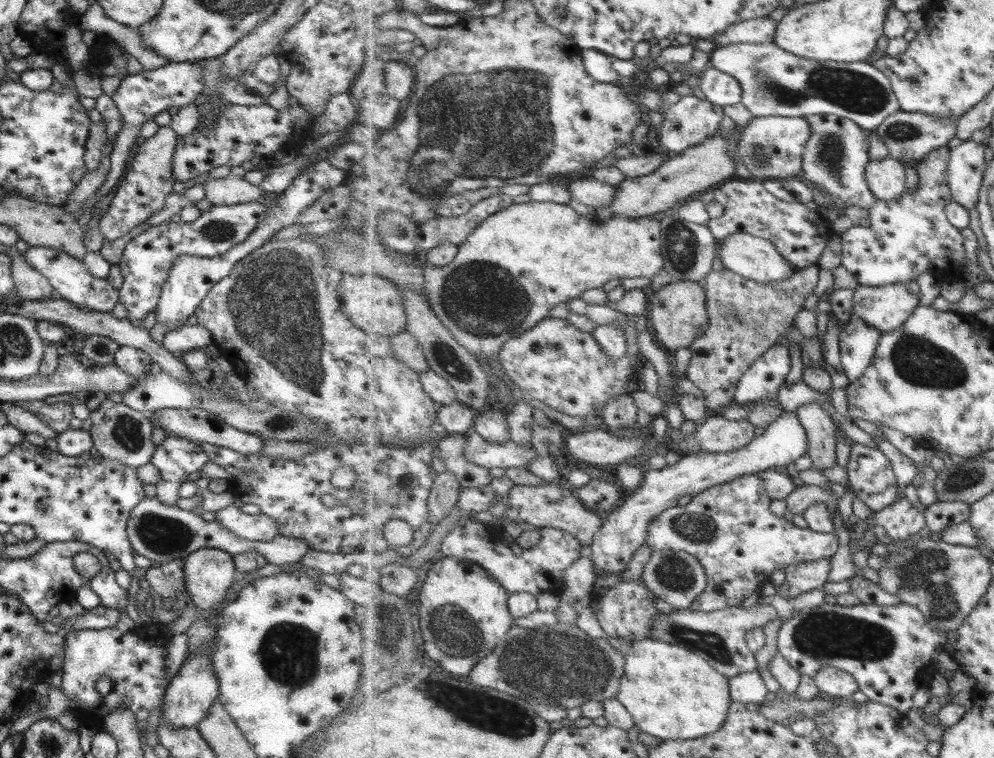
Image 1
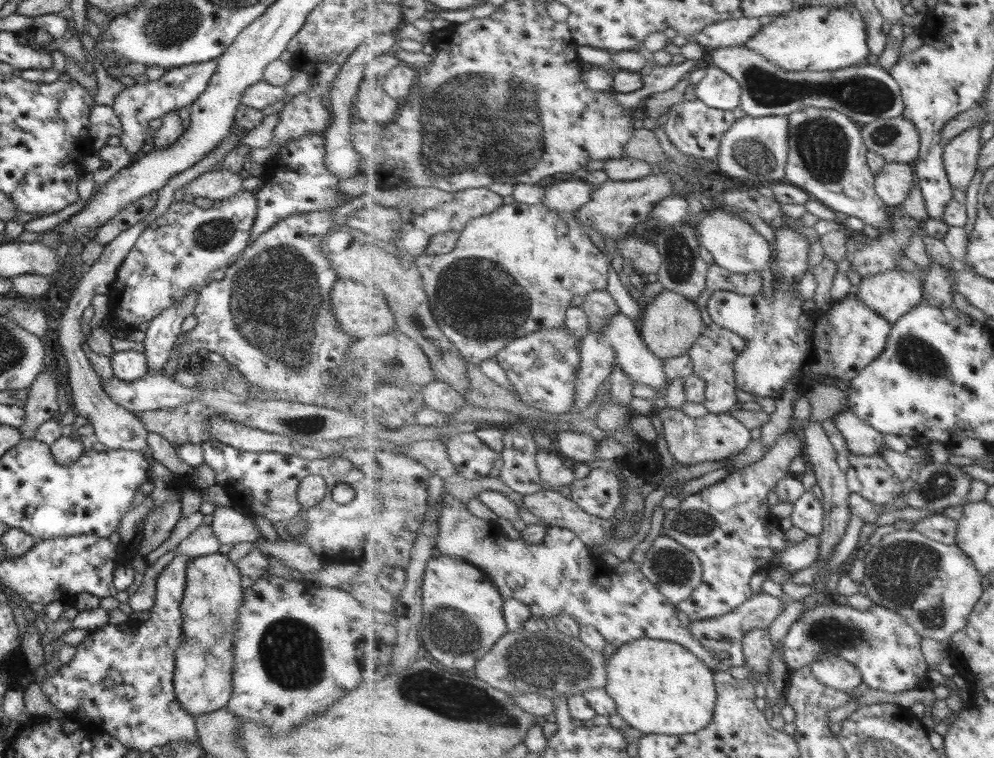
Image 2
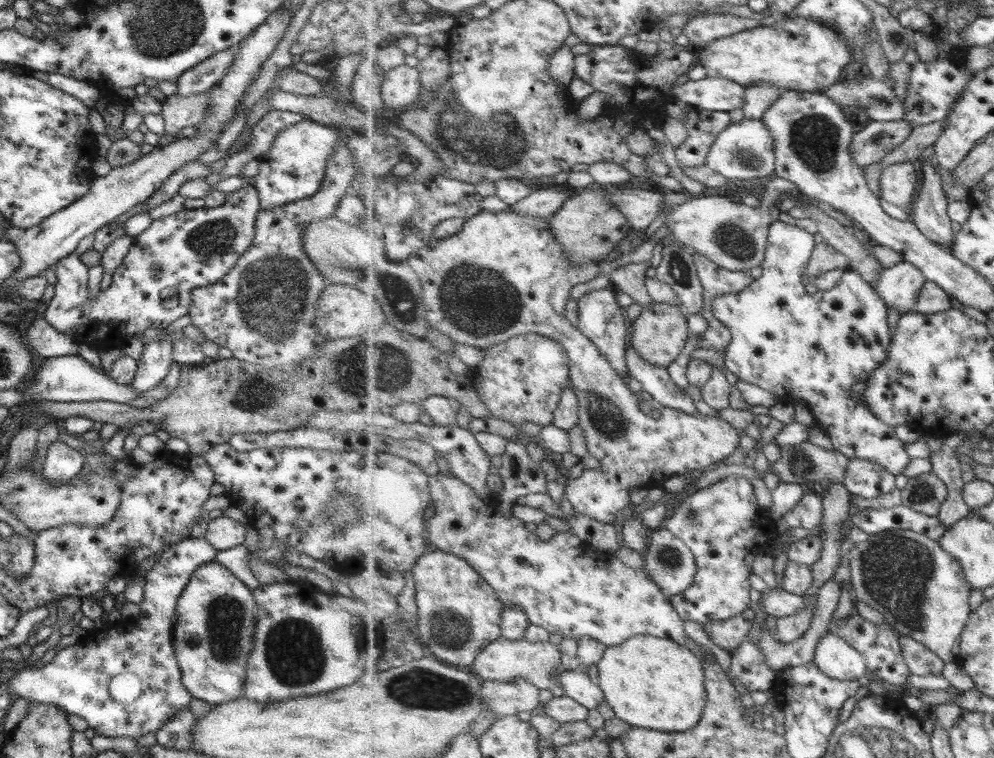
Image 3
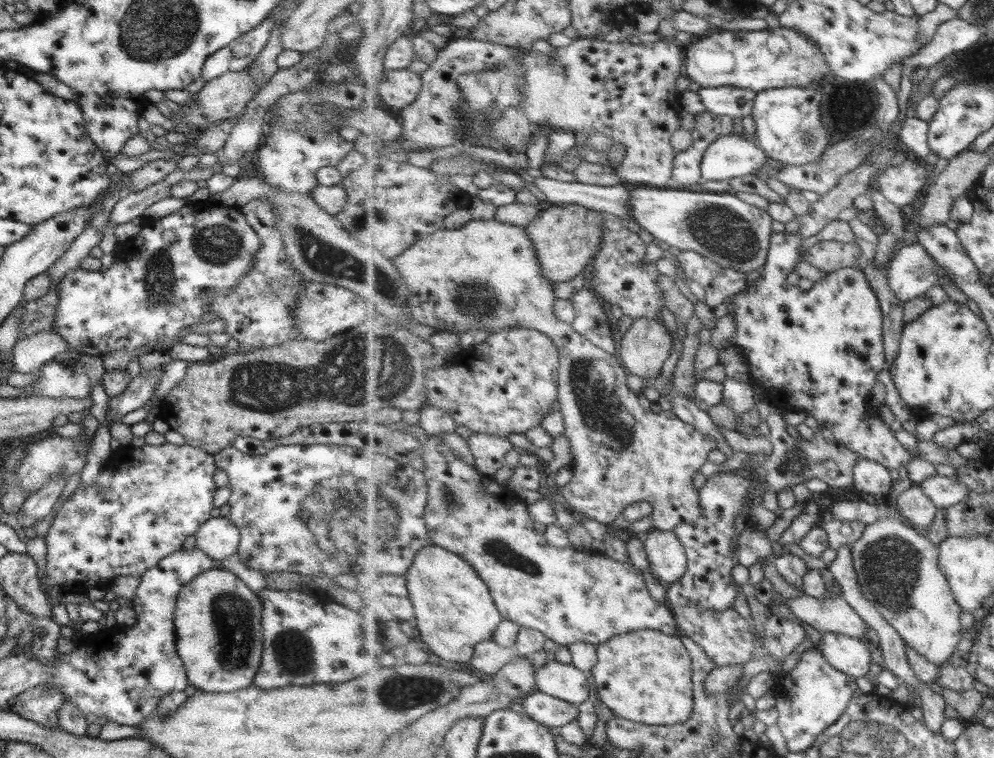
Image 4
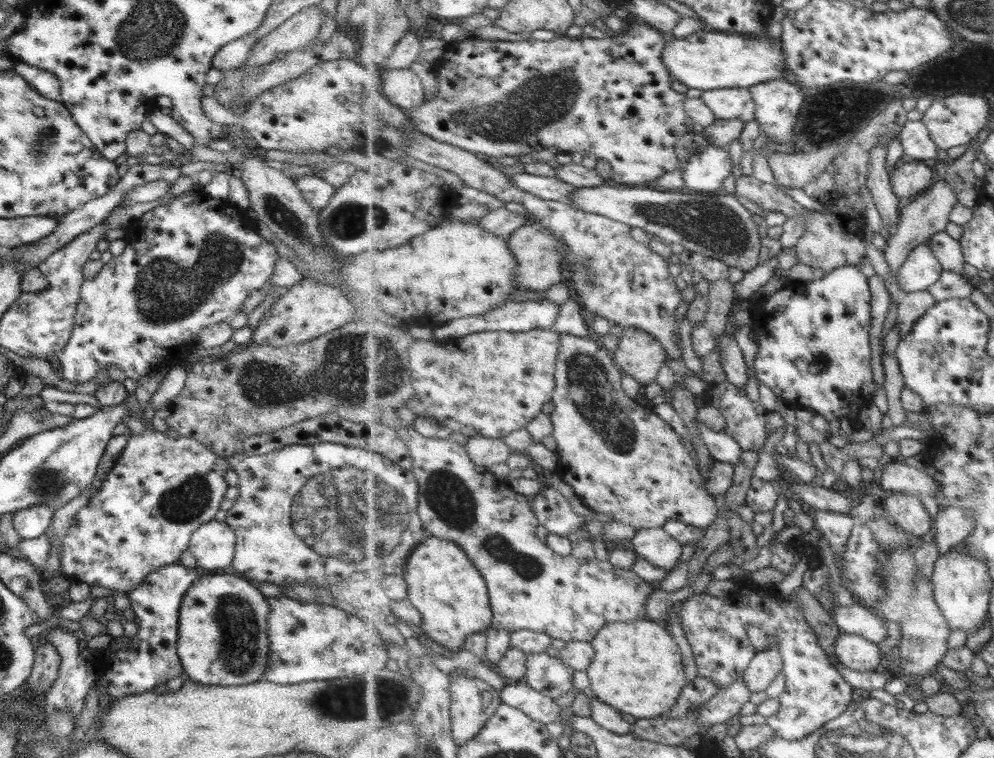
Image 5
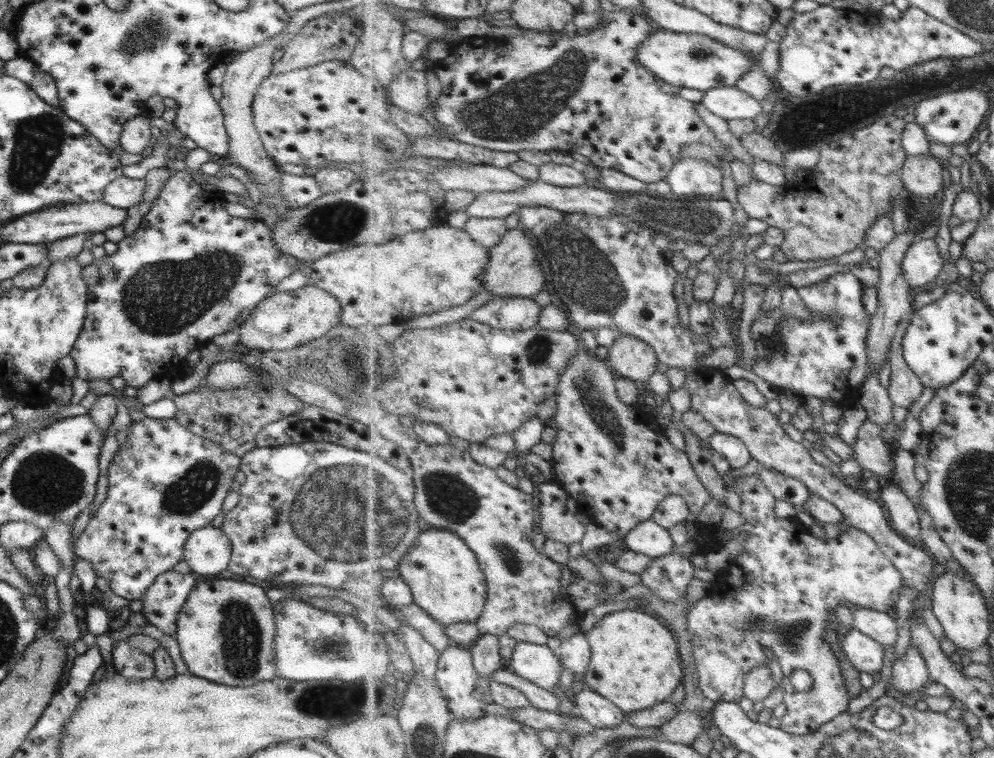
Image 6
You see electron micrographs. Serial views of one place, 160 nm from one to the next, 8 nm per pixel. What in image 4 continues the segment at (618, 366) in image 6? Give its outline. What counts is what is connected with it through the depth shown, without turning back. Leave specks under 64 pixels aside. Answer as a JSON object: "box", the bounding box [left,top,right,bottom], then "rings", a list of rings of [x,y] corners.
{"box":[617,318,671,379],"rings":[[[638,318],[619,338],[617,354],[629,373],[655,379],[669,360],[671,350],[671,334],[659,319]]]}

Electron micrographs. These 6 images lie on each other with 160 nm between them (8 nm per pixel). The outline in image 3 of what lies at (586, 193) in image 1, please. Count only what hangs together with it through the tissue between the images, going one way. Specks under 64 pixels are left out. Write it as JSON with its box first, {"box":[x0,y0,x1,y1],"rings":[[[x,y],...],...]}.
{"box":[509,187,575,221],"rings":[[[548,187],[532,192],[527,198],[509,206],[511,211],[517,211],[526,217],[537,217],[549,221],[563,208],[575,191],[567,187]]]}

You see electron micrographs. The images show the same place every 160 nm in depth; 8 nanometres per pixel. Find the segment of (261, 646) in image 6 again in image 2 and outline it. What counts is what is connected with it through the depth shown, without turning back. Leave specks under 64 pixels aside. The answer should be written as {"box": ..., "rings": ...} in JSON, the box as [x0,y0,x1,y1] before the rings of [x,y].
{"box":[173,553,243,716],"rings":[[[215,553],[187,560],[182,600],[181,642],[174,654],[173,694],[177,704],[191,716],[226,706],[231,696],[233,635],[243,600],[240,574],[226,555]]]}

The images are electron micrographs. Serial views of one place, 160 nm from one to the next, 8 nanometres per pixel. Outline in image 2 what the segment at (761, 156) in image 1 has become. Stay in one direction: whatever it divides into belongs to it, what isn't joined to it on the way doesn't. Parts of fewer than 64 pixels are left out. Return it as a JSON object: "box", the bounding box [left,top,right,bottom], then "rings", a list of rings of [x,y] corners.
{"box":[719,116,790,191],"rings":[[[745,116],[738,119],[720,144],[719,172],[743,180],[747,188],[764,188],[769,191],[775,183],[784,182],[790,155],[789,118],[787,116]]]}

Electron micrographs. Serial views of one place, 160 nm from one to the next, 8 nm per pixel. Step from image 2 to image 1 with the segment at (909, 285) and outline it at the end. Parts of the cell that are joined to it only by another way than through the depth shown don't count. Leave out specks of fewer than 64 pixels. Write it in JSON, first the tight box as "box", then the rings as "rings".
{"box":[854,282,919,335],"rings":[[[901,282],[879,287],[860,285],[854,292],[854,314],[871,326],[877,326],[883,335],[897,331],[899,326],[903,326],[912,317],[919,305],[919,296],[909,292],[905,283]]]}

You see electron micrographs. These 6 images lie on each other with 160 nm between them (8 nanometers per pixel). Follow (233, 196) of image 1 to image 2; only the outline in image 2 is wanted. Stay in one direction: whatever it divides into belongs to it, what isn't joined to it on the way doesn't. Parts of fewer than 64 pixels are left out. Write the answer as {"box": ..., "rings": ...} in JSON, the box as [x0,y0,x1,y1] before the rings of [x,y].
{"box":[183,169,242,202],"rings":[[[225,169],[210,170],[201,173],[183,186],[185,194],[193,198],[203,198],[217,202],[225,200],[241,191],[242,174],[231,173]]]}

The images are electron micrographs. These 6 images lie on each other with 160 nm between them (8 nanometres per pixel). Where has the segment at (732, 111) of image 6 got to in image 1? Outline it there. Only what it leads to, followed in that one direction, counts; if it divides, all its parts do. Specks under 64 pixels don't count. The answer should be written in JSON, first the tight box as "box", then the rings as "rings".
{"box":[699,67,744,106],"rings":[[[714,67],[701,69],[699,89],[706,99],[719,106],[742,103],[744,94],[736,78]]]}

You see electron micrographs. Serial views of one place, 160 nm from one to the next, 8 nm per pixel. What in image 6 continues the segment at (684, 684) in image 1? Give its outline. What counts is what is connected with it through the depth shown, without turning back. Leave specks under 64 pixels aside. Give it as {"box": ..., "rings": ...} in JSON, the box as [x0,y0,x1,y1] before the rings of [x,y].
{"box":[583,610,683,712],"rings":[[[623,610],[607,614],[585,635],[592,648],[592,662],[584,675],[583,686],[604,695],[623,712],[635,712],[659,705],[669,700],[679,683],[683,682],[683,666],[677,650],[677,641],[675,642],[675,633],[667,622],[647,614],[645,610]]]}

